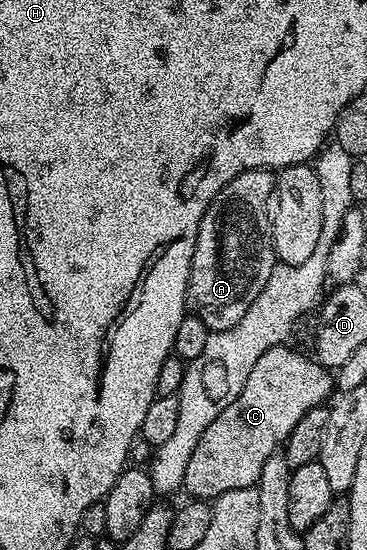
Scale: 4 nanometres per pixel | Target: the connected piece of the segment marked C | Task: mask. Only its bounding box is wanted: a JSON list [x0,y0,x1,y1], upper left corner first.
[182,346,336,502]

